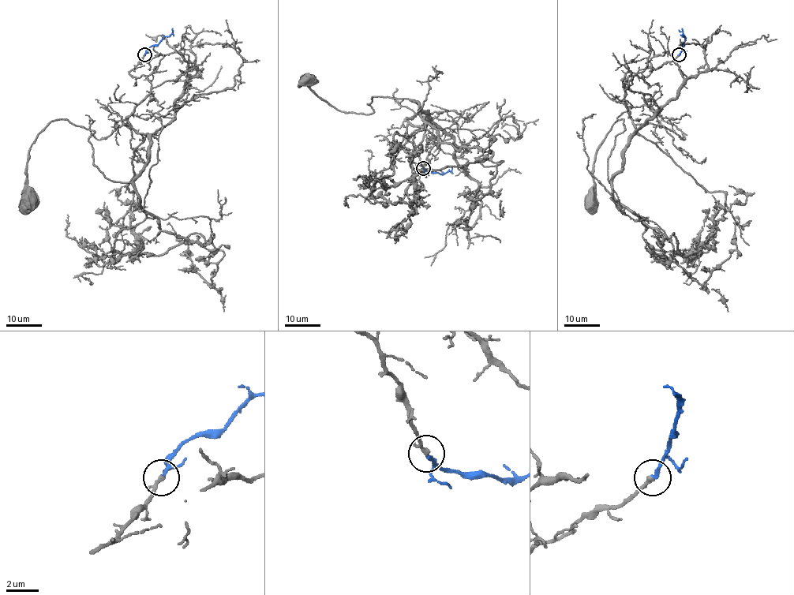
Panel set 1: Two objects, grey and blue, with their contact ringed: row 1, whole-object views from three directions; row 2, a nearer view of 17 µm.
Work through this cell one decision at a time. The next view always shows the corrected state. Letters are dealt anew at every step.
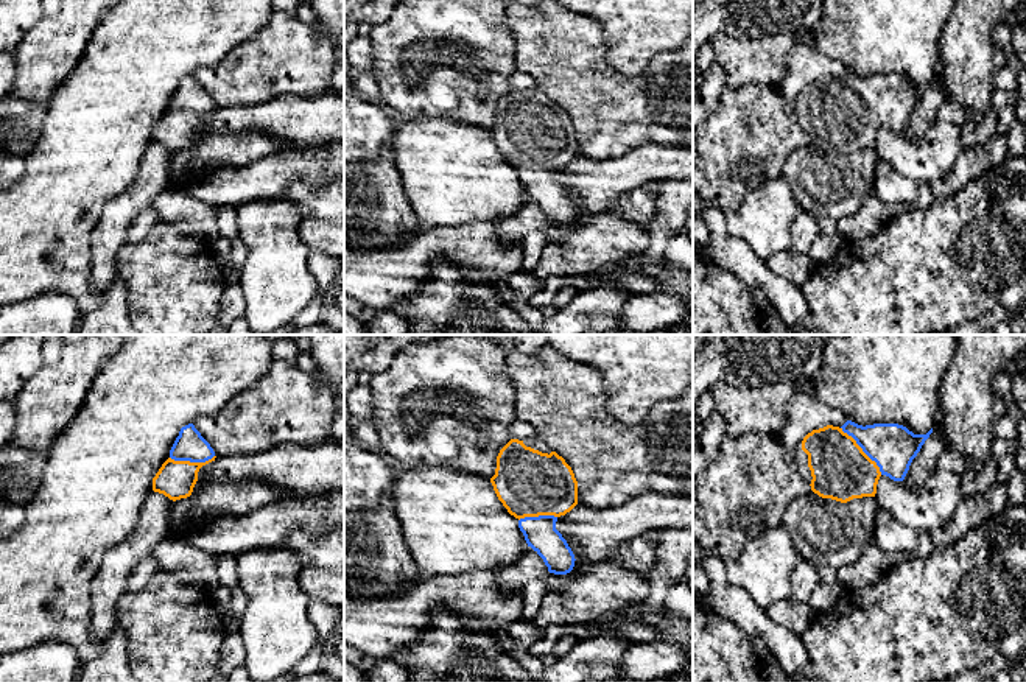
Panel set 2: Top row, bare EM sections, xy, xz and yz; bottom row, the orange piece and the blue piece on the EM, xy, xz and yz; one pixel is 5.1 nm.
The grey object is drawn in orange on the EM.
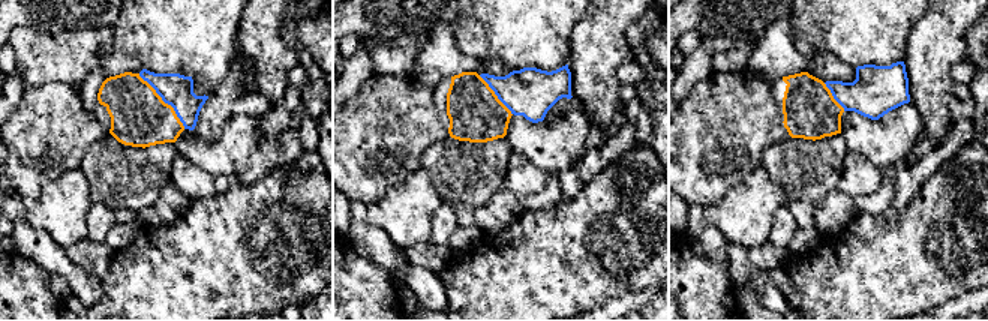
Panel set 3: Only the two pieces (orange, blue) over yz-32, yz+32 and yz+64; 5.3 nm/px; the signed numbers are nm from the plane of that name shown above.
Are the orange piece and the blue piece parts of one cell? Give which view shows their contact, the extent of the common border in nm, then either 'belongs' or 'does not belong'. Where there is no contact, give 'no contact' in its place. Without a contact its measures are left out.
contact in yz; length 320 nm; belongs

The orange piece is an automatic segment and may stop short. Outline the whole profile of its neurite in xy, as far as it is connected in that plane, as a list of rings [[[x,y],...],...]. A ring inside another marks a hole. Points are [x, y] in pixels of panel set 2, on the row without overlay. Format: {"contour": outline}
{"contour": [[[193,75],[181,79],[170,109],[153,129],[153,142],[176,153],[191,146],[202,117],[215,112],[215,103]]]}

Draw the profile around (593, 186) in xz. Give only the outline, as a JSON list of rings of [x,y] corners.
[[[641,145],[609,160],[578,154],[556,173],[556,181],[574,206],[574,218],[567,226],[550,224],[546,243],[562,243],[574,226],[604,215],[629,190],[648,182],[683,179],[693,179],[693,148]]]

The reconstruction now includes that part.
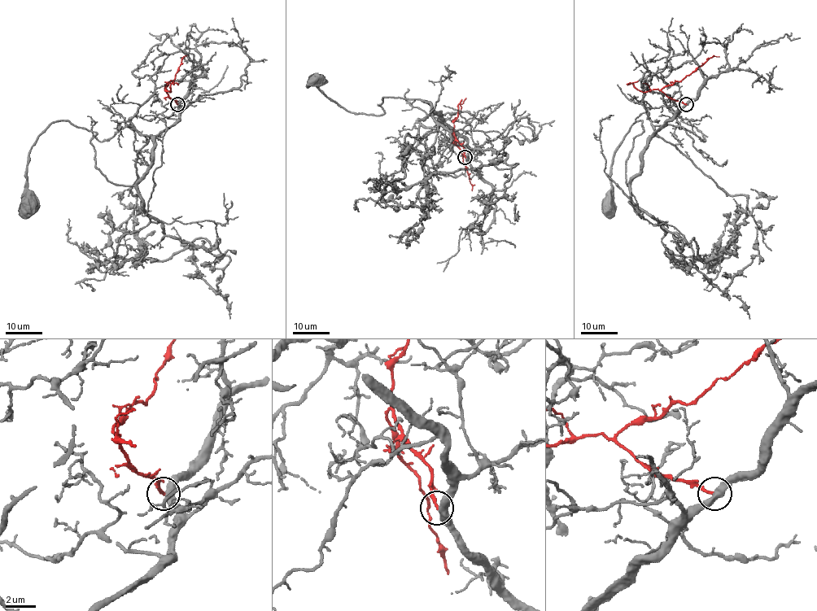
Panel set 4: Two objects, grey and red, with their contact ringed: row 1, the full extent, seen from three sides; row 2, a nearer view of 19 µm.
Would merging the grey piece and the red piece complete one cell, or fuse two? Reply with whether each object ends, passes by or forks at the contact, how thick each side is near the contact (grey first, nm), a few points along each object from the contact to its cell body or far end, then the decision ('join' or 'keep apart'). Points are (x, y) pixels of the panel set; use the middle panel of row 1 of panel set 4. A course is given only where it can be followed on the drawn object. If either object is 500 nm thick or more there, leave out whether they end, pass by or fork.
grey passes by; red ends; calibres 440 and 200 nm; course grey (465, 157), (467, 141), (421, 100), (383, 97), (377, 104), (384, 113), (357, 114), (326, 96), (316, 79); course red (465, 157), (464, 147), (452, 133), (472, 190); keep apart

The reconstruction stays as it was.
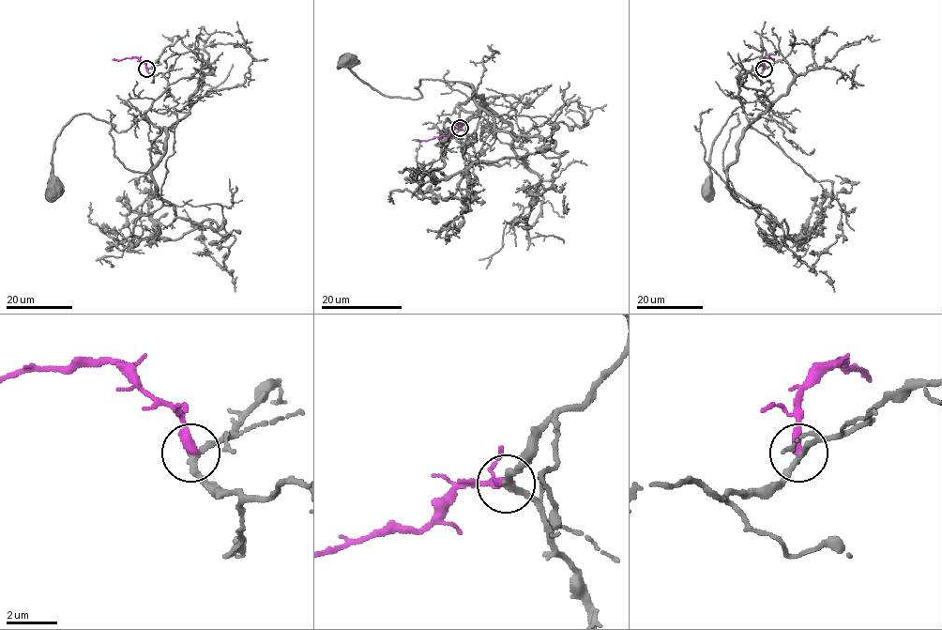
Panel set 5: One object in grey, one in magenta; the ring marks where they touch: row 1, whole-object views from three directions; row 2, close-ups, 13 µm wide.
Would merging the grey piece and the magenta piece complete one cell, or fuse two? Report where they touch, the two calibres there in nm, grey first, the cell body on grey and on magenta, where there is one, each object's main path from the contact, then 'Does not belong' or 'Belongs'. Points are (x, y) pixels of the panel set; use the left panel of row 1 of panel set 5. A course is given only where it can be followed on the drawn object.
Place: (146, 69). Thickness 240 nm (grey) against 360 nm. Soma of grey: (54, 192). Soma of magenta: none. Course of grey: (146, 69), (167, 82), (144, 113), (161, 160), (129, 170), (115, 125), (79, 114), (53, 192). Course of magenta: (146, 69), (146, 65), (137, 57), (113, 59). Does not belong

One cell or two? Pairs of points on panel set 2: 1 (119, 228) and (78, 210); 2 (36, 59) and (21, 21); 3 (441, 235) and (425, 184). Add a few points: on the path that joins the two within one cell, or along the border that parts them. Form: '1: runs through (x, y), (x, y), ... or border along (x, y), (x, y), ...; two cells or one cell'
1: border along (122, 192), (105, 206), (92, 231), (89, 249); two cells
2: border along (44, 16), (16, 49); two cells
3: border along (474, 220), (464, 224), (435, 224), (425, 229); two cells

